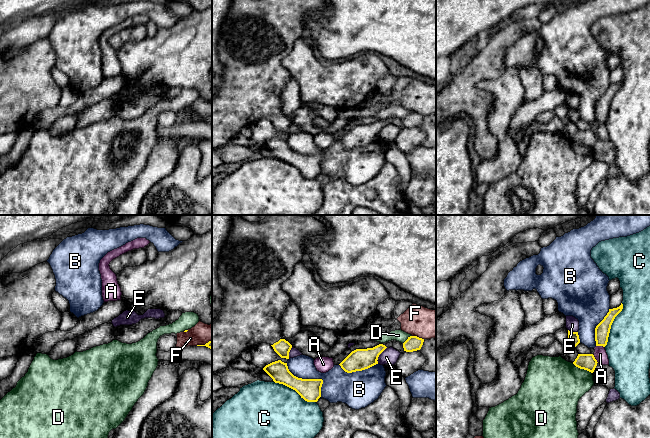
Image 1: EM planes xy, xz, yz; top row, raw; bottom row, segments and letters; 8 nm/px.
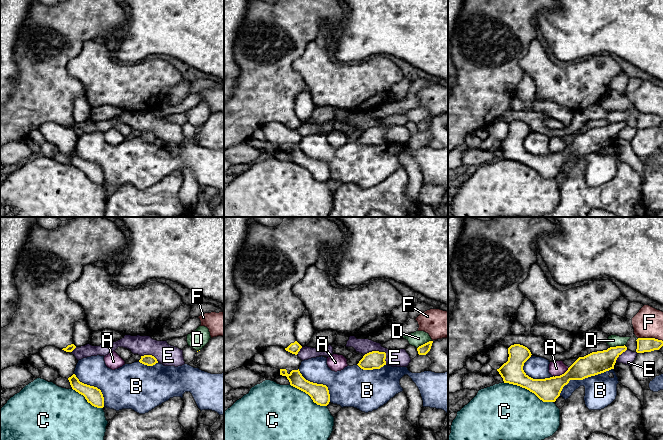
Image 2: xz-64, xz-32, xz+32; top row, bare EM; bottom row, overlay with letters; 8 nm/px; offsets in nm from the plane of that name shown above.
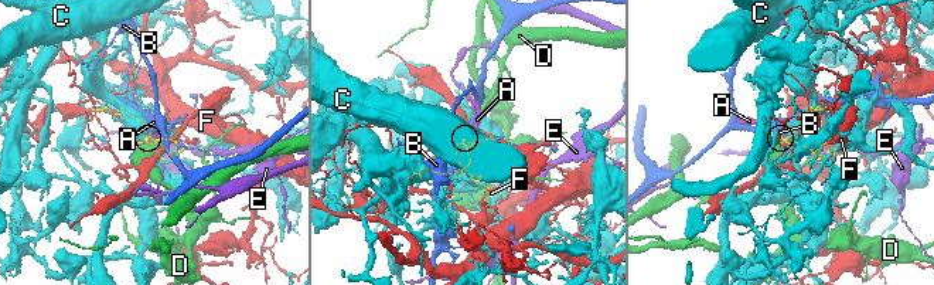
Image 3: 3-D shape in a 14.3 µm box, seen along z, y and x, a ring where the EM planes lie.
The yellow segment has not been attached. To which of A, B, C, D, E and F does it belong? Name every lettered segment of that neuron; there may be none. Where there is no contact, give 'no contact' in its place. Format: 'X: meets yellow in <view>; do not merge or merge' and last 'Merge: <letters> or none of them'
A: meets yellow in yz; do not merge
B: meets yellow in xz; do not merge
C: meets yellow in yz; do not merge
D: meets yellow in yz; do not merge
E: meets yellow in xz; do not merge
F: meets yellow in xz; do not merge
Merge: none of them

